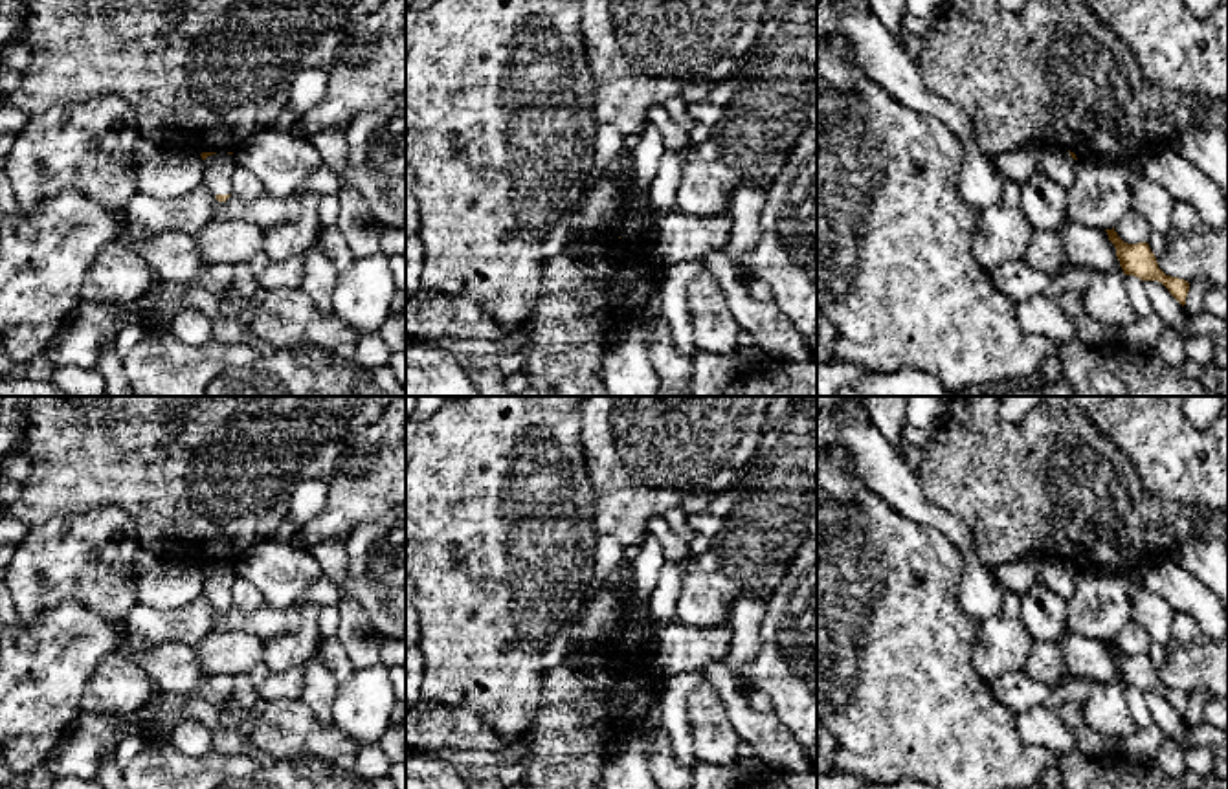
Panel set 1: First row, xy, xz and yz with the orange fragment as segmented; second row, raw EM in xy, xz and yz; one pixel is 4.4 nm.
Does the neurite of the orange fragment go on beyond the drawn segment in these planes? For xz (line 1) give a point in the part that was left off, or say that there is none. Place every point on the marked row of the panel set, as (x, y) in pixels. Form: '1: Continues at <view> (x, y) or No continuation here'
1: No continuation here

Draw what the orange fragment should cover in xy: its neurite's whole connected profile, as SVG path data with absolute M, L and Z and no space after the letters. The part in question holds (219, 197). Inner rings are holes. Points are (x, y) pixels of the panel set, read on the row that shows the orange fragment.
M202 152L200 156L204 160L204 185L218 202L226 202L231 196L237 169L233 152Z

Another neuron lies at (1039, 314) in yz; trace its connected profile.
M1033 295L1017 306L1017 323L1028 334L1043 334L1061 345L1077 339L1076 321L1046 295Z

